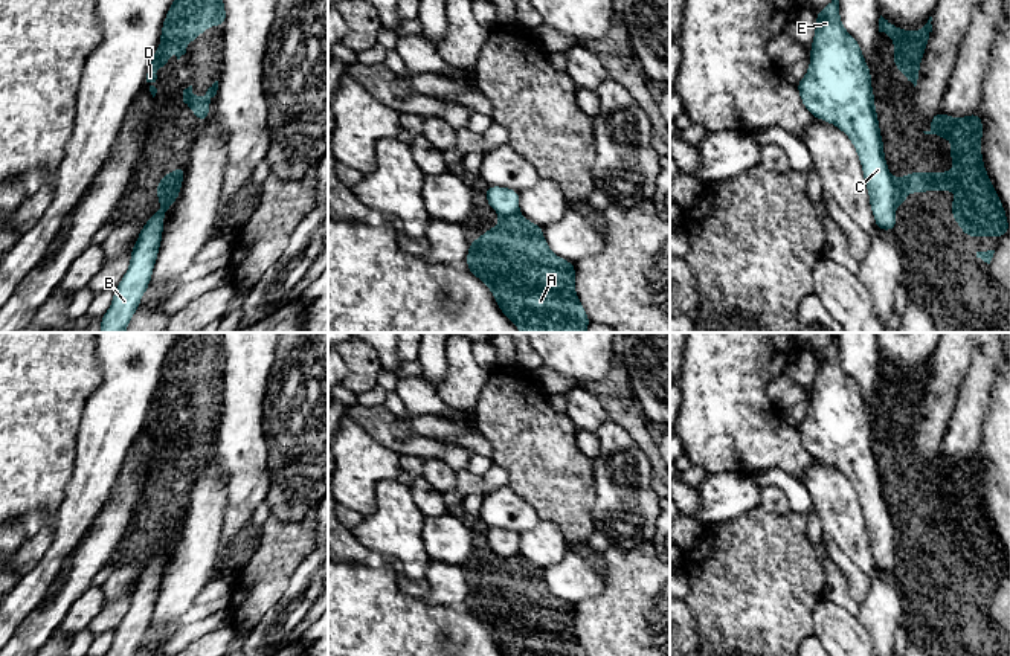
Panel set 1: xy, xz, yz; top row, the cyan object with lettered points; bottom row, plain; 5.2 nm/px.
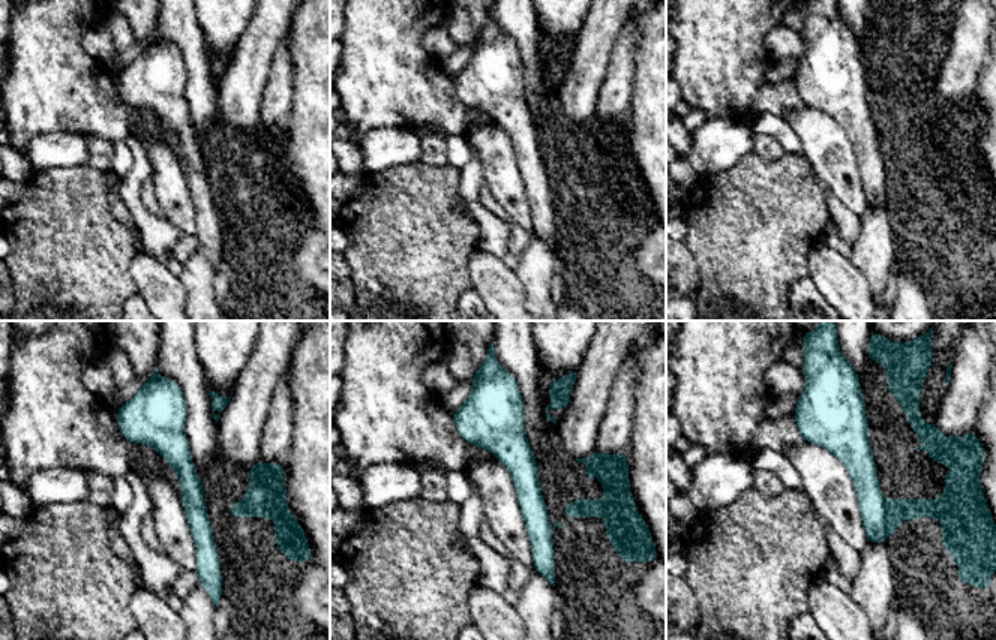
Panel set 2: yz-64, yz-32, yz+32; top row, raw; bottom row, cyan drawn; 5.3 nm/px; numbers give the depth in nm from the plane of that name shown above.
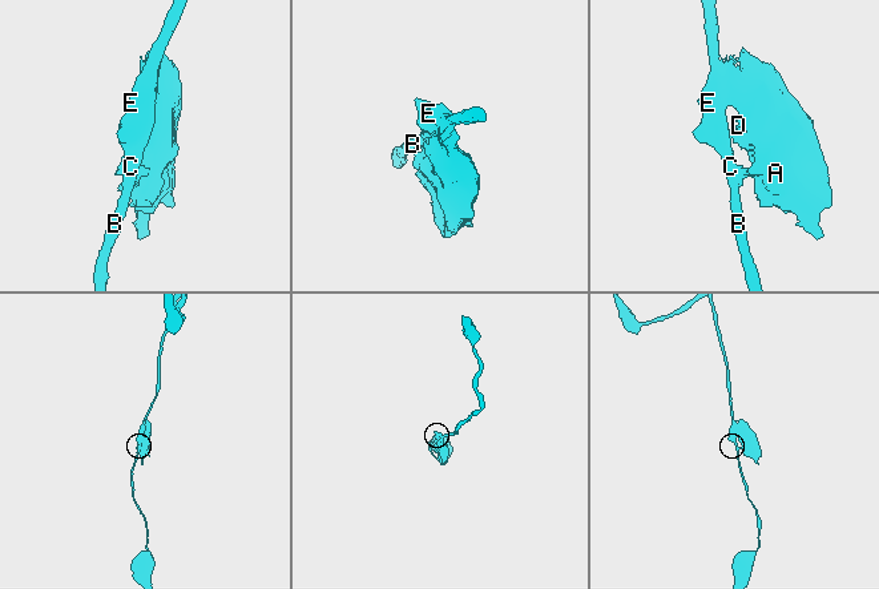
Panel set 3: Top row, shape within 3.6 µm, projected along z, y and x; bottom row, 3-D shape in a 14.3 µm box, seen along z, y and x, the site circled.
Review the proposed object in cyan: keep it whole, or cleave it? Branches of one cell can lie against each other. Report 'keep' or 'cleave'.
cleave

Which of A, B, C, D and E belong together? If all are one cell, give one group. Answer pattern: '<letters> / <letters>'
A D / B C E

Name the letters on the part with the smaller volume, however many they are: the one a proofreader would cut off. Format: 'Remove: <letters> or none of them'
Remove: A, D

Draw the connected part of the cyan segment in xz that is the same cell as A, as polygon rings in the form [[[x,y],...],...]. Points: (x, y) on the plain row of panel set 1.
[[[522,555],[499,557],[499,568],[470,584],[468,613],[491,632],[503,656],[586,656],[577,639],[575,604],[555,598],[543,580],[543,569]]]

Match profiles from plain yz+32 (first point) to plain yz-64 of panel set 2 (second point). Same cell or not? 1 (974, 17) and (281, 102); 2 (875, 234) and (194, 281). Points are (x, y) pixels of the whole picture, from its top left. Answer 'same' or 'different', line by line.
1: same
2: same

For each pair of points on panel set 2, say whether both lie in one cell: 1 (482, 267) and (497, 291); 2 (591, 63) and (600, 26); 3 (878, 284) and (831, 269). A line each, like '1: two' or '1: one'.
1: one
2: one
3: two

